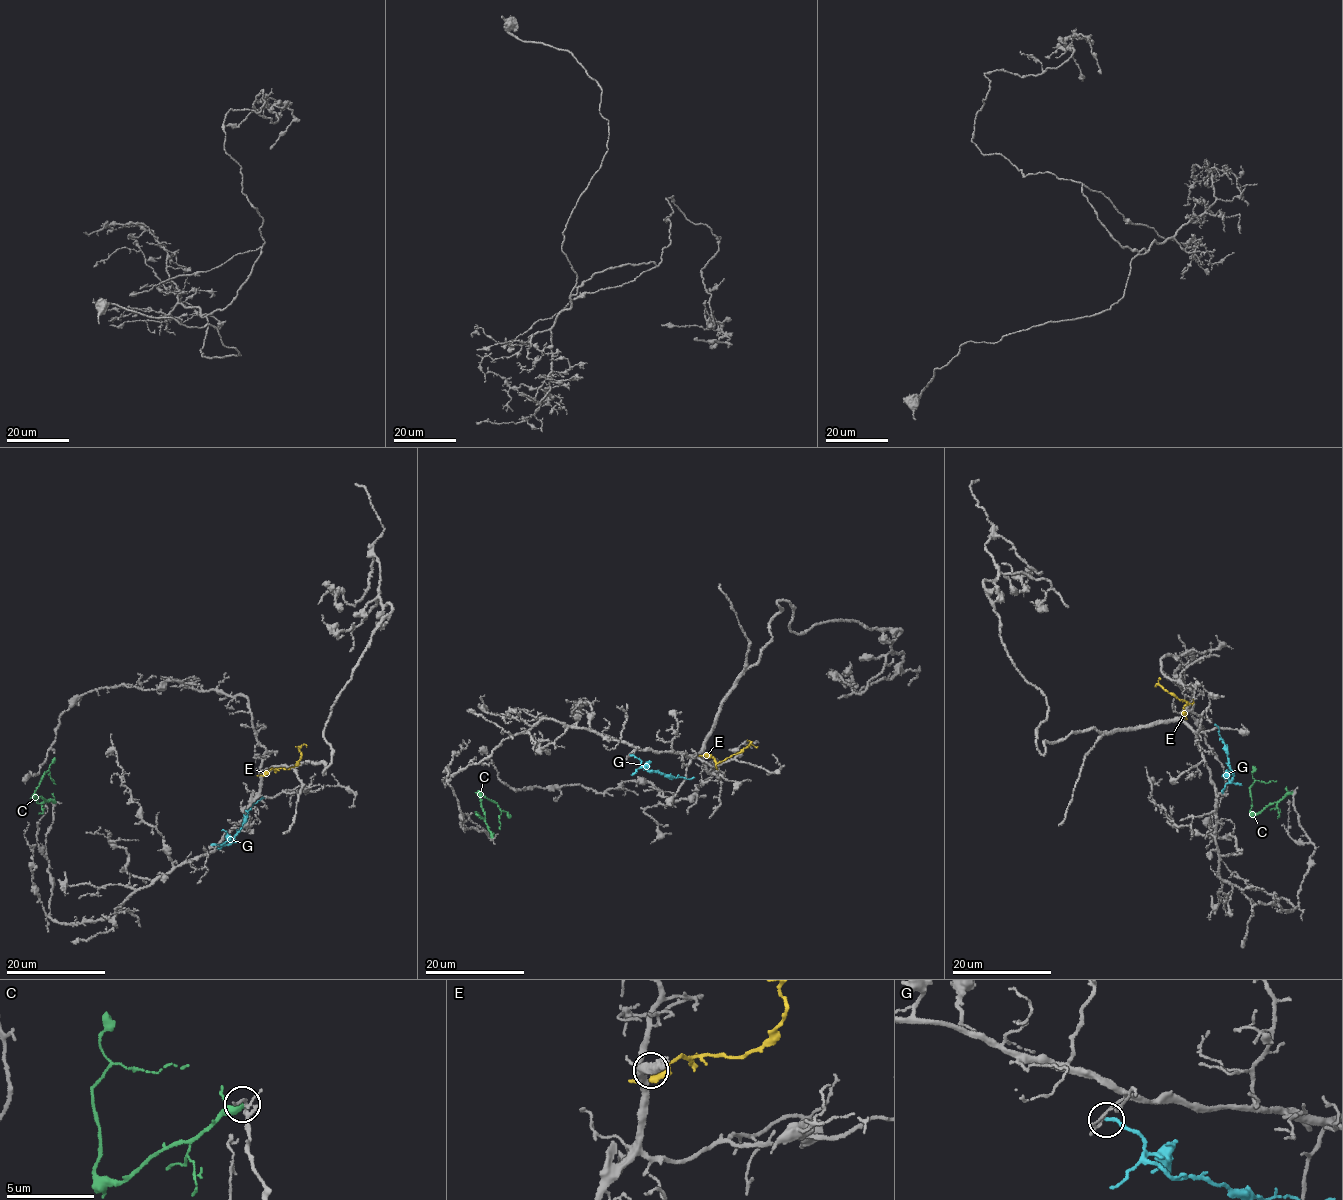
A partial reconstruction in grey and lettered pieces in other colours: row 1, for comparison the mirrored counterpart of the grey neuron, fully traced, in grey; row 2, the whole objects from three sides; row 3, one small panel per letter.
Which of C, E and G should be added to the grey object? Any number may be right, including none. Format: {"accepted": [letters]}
{"accepted": ["E"]}

